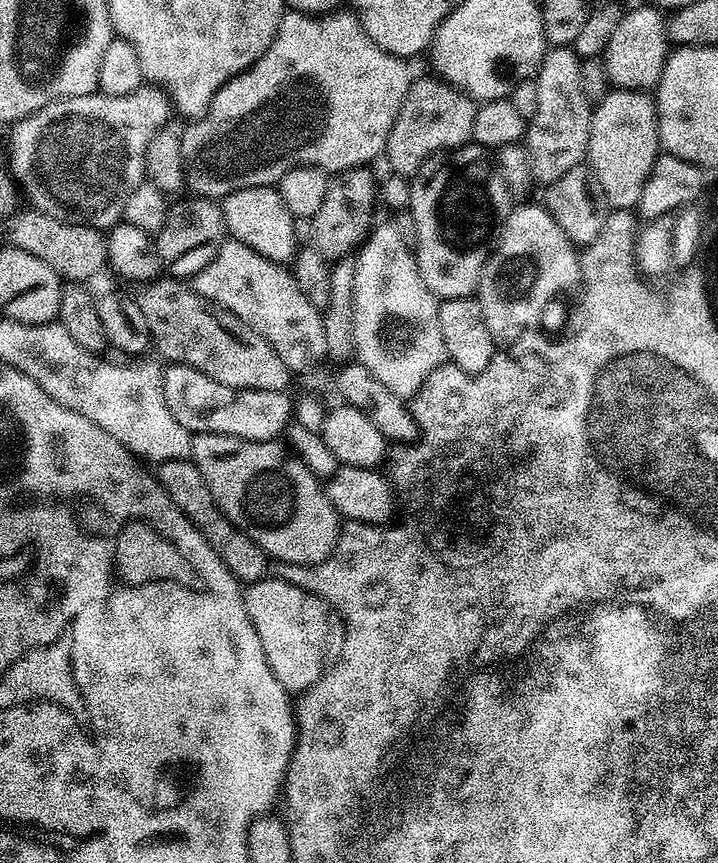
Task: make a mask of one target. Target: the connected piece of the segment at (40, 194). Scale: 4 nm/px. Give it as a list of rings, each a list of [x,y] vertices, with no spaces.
[[[141,86],[138,90],[134,90],[125,96],[93,94],[91,96],[75,96],[65,100],[56,100],[53,104],[47,104],[42,110],[30,114],[25,120],[16,121],[11,129],[11,132],[13,131],[12,141],[8,144],[8,161],[6,161],[7,167],[10,169],[11,179],[15,183],[17,180],[24,187],[24,192],[28,195],[27,203],[35,208],[36,211],[58,218],[66,224],[85,224],[91,228],[110,230],[113,226],[123,221],[123,205],[128,195],[145,179],[144,155],[146,154],[146,146],[150,142],[150,138],[154,136],[158,129],[165,127],[169,123],[168,115],[173,115],[173,112],[174,109],[169,101],[167,92],[163,88],[155,86]]]

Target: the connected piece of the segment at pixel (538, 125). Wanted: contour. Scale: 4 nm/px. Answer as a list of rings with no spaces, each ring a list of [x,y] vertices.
[[[552,46],[545,51],[540,71],[534,77],[538,90],[537,110],[527,121],[522,143],[528,150],[532,178],[537,185],[553,184],[566,170],[585,163],[593,105],[582,90],[580,62],[571,47]]]

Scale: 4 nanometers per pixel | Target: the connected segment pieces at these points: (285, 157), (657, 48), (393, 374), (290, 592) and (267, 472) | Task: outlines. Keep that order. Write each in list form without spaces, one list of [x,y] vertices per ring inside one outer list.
[[[337,10],[323,16],[308,16],[305,12],[285,11],[278,22],[278,30],[270,42],[270,46],[245,72],[239,72],[230,82],[226,82],[216,91],[214,98],[208,104],[208,111],[203,116],[193,119],[192,124],[182,132],[182,158],[184,159],[184,178],[187,187],[198,196],[209,198],[223,198],[231,192],[243,188],[266,188],[275,185],[292,168],[301,164],[311,168],[320,168],[323,172],[335,174],[344,172],[348,168],[363,168],[371,165],[375,156],[384,156],[384,147],[390,138],[390,130],[394,126],[394,118],[398,118],[398,110],[408,93],[410,75],[401,57],[382,50],[368,37],[361,26],[355,12],[351,10]]]
[[[651,6],[628,8],[622,22],[618,22],[608,48],[603,54],[608,83],[613,89],[652,90],[660,80],[664,64],[668,60],[670,41],[666,16],[661,9]]]
[[[395,222],[388,224],[377,223],[369,232],[367,240],[358,249],[356,273],[354,274],[354,342],[356,343],[355,359],[378,382],[383,382],[394,394],[411,398],[438,370],[438,366],[445,363],[446,353],[442,342],[442,330],[438,326],[438,310],[440,300],[422,282],[422,274],[416,265],[413,249],[402,242]]]
[[[279,578],[255,580],[243,589],[243,594],[246,614],[258,634],[258,642],[262,642],[262,650],[266,654],[266,662],[270,662],[270,670],[274,670],[274,678],[282,682],[282,686],[289,694],[299,694],[314,686],[314,682],[318,682],[326,667],[324,651],[328,648],[329,604],[322,597],[306,591],[299,584]]]
[[[198,432],[192,436],[192,463],[198,466],[214,502],[273,561],[297,566],[320,564],[332,553],[340,537],[342,517],[328,501],[321,481],[283,443],[243,440],[237,436]]]

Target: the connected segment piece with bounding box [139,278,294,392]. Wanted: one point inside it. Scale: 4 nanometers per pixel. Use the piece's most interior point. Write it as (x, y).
(187, 329)

